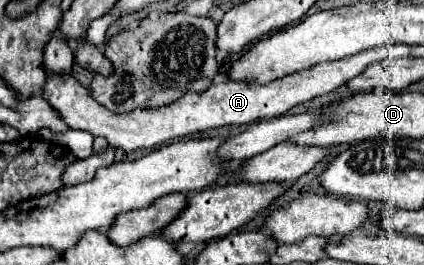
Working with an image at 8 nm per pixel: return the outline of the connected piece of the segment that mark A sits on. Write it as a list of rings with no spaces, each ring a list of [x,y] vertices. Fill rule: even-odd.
[[[373,48],[367,52],[359,52],[355,56],[337,60],[337,62],[325,62],[317,64],[313,68],[287,74],[283,78],[271,80],[267,84],[251,82],[233,82],[227,80],[225,84],[213,84],[203,96],[199,94],[187,94],[183,100],[177,100],[175,104],[169,104],[167,108],[155,108],[155,112],[143,112],[135,110],[129,114],[117,114],[107,108],[103,108],[99,102],[93,100],[87,88],[83,88],[73,76],[67,78],[47,78],[43,98],[53,104],[53,108],[63,116],[65,124],[69,128],[91,132],[93,136],[103,136],[113,148],[123,148],[125,152],[133,152],[139,148],[153,148],[159,144],[165,144],[173,138],[189,136],[195,132],[205,132],[211,128],[221,128],[227,124],[251,124],[263,118],[277,118],[283,116],[287,110],[291,110],[297,104],[309,102],[315,96],[327,94],[339,86],[343,86],[347,80],[361,74],[369,64],[379,62],[387,54],[387,48]]]

